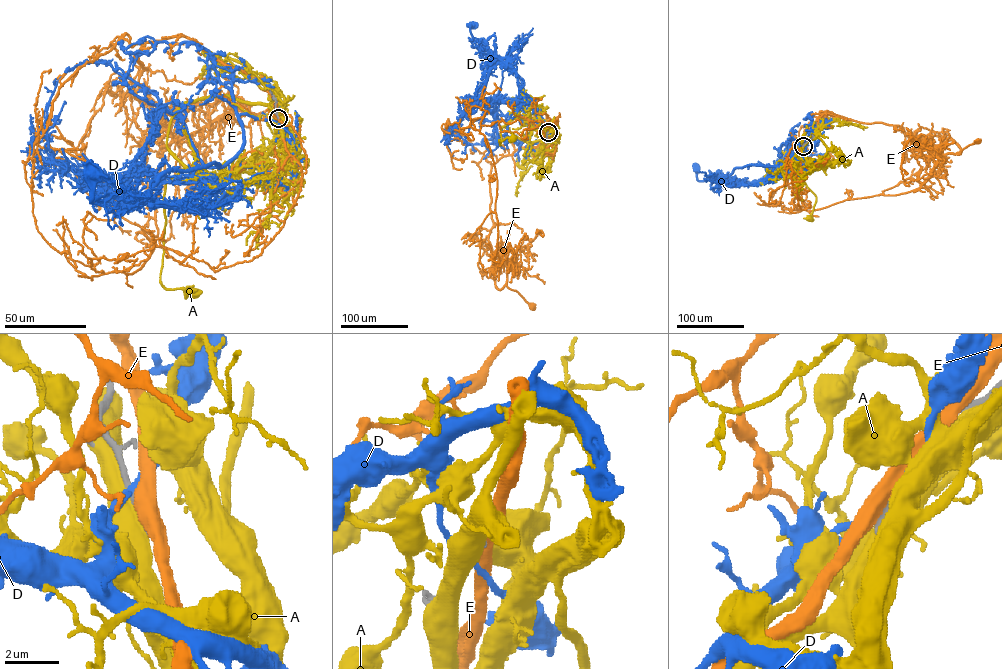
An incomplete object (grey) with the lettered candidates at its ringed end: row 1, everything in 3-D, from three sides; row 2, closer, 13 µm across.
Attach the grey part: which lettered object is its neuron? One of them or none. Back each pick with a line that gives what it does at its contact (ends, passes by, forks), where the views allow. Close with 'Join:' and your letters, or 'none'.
Join: none

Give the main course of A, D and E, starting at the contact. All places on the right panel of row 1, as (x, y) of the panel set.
A: (803, 145), (806, 172), (799, 168), (789, 169), (793, 166), (796, 169), (816, 197), (810, 219)
D: (803, 145), (796, 144), (785, 166), (736, 167), (730, 180), (698, 180), (696, 169)
E: (803, 145), (826, 112), (898, 125), (916, 140), (947, 132), (960, 148), (955, 154), (977, 141)

